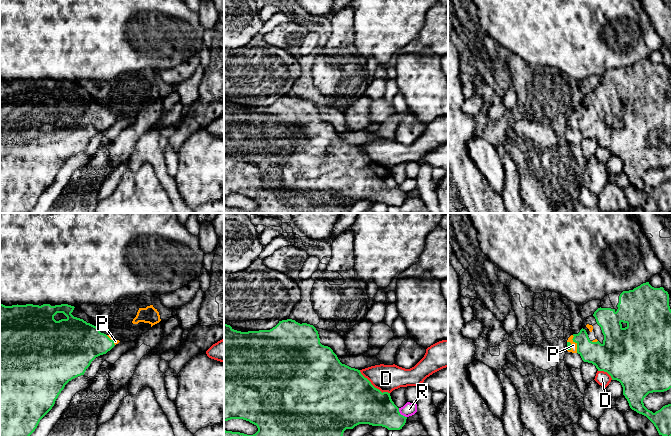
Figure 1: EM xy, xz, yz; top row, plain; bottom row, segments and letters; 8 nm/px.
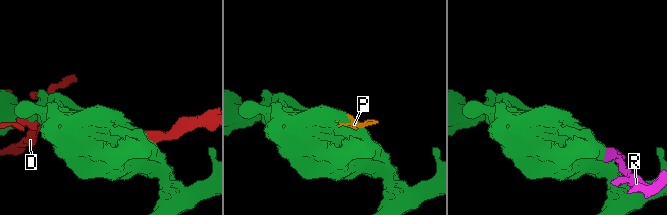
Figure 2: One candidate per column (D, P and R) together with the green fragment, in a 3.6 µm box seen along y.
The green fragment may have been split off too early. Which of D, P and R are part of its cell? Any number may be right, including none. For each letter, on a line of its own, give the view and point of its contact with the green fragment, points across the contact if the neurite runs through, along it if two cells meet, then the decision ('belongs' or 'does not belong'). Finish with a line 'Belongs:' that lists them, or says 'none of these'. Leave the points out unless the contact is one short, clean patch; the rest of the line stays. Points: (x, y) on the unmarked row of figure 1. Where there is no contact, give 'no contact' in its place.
D: xz (373, 162) | does not belong
P: yz (577, 120) | belongs
R: xz (400, 190) | along xz (398, 184), (398, 187), (406, 193) | does not belong
Belongs: P

